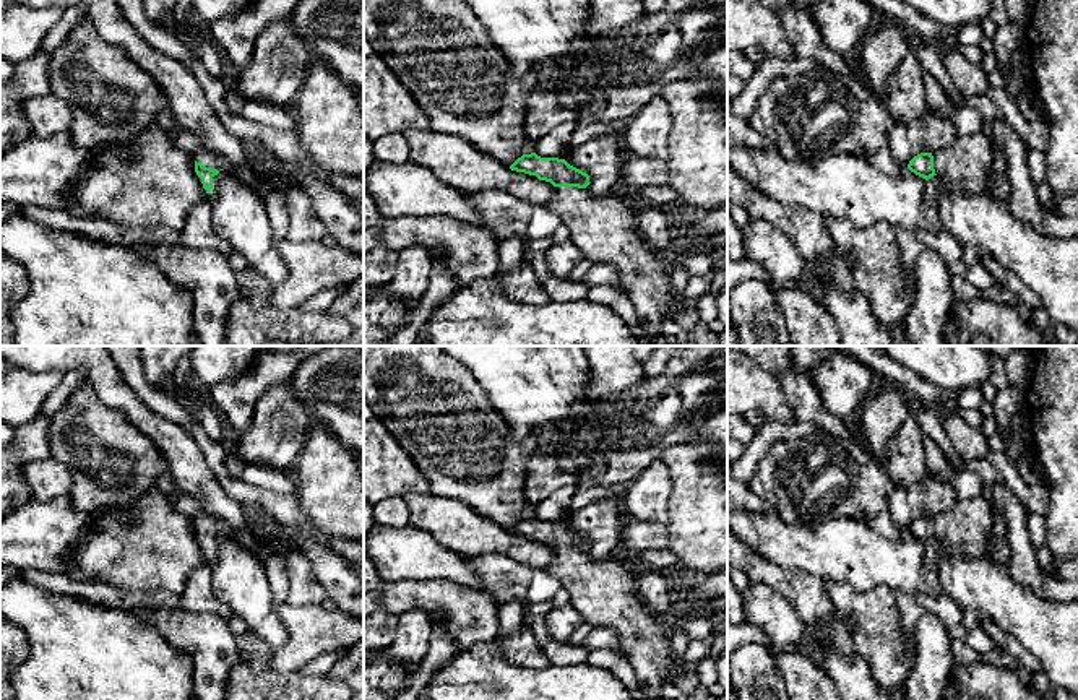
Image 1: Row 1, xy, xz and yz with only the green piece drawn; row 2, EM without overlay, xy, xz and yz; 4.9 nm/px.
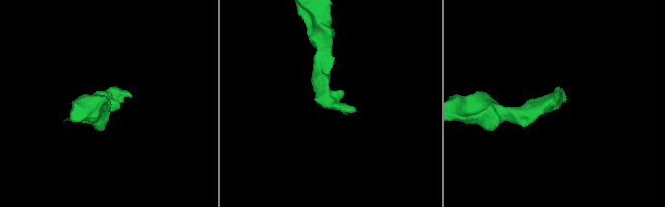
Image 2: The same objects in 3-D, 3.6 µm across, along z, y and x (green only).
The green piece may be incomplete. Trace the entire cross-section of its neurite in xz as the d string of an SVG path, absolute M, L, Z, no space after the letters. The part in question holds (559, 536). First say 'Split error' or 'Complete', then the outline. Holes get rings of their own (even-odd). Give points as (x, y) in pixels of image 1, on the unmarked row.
Split error. M523 518L511 534L550 546L554 562L542 570L570 594L570 604L591 627L610 627L630 661L645 700L662 698L662 687L682 671L661 620L643 603L636 575L620 559L589 559L589 539L565 523Z

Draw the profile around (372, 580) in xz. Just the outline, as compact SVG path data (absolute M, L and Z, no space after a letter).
M364 555L364 593L378 588L382 583L375 562Z

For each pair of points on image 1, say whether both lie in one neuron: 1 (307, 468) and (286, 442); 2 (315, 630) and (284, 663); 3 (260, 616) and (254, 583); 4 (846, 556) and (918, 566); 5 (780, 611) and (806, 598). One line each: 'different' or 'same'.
1: different
2: same
3: same
4: same
5: different

